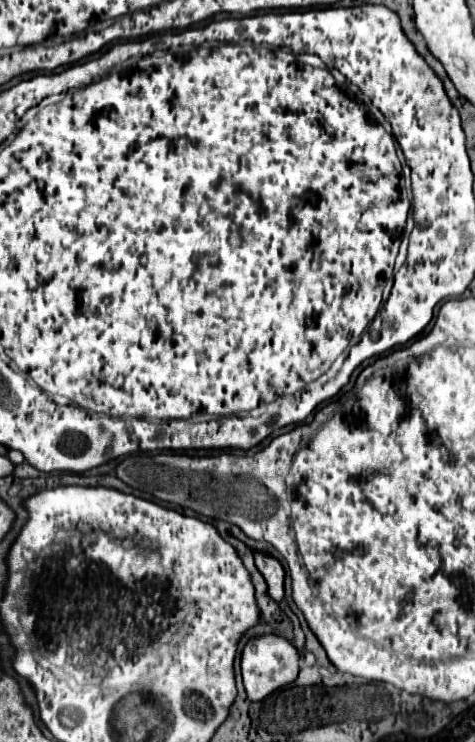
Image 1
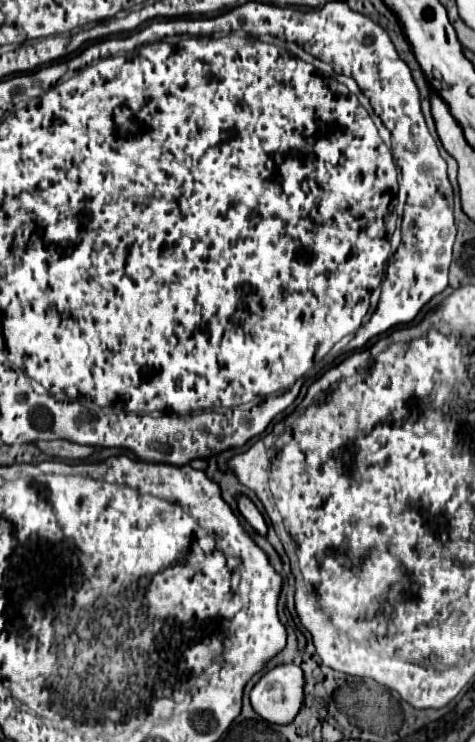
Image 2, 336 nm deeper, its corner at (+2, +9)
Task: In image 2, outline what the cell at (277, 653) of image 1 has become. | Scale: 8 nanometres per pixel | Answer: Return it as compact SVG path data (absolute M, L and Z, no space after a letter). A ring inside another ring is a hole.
M277 664L251 690L253 710L267 722L287 724L303 702L303 672L295 664Z

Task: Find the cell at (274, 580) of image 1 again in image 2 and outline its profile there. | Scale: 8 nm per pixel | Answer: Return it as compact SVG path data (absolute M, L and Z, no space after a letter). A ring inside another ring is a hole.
M245 496L239 498L239 512L241 512L241 516L247 520L247 524L253 526L253 530L255 530L257 534L267 536L267 524L265 524L261 512L255 508L255 504L253 504L249 498L245 498Z

